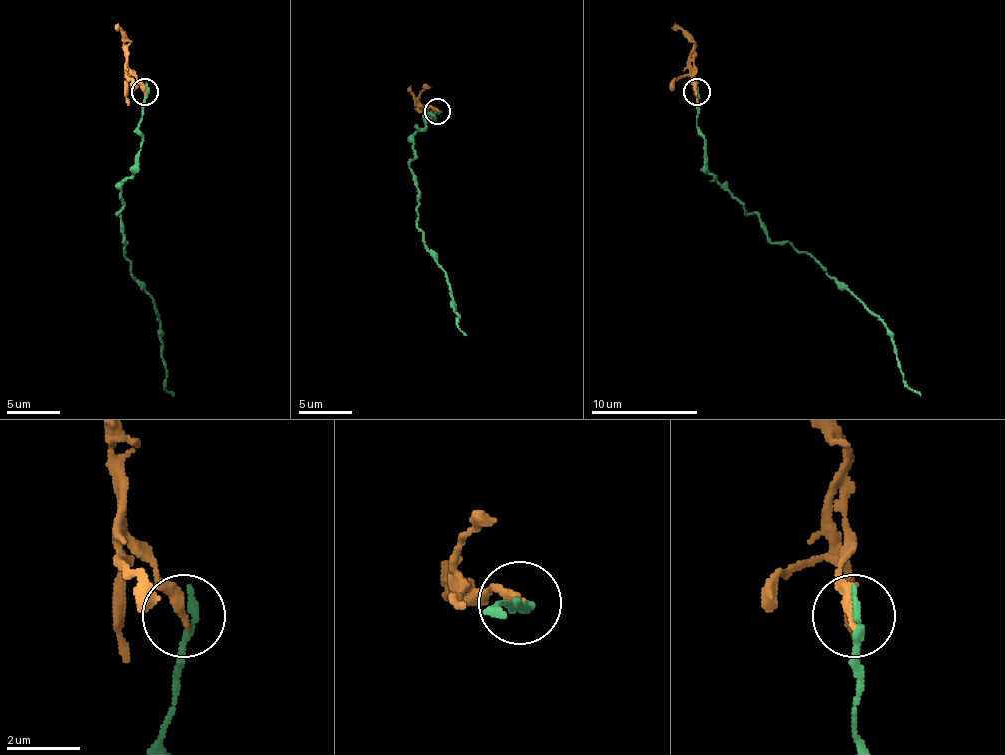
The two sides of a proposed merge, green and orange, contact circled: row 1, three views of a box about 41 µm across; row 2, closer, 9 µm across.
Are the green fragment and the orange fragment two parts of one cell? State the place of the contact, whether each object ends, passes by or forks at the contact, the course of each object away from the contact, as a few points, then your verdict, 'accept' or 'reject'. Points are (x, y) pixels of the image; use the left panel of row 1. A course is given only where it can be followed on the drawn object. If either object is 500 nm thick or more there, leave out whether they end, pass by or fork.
place (145, 92); green ends; orange ends; course green (147, 92), (139, 170), (123, 183), (117, 212), (131, 274), (152, 298), (165, 388), (173, 396); course orange (144, 92), (128, 66), (125, 44), (117, 28); reject

